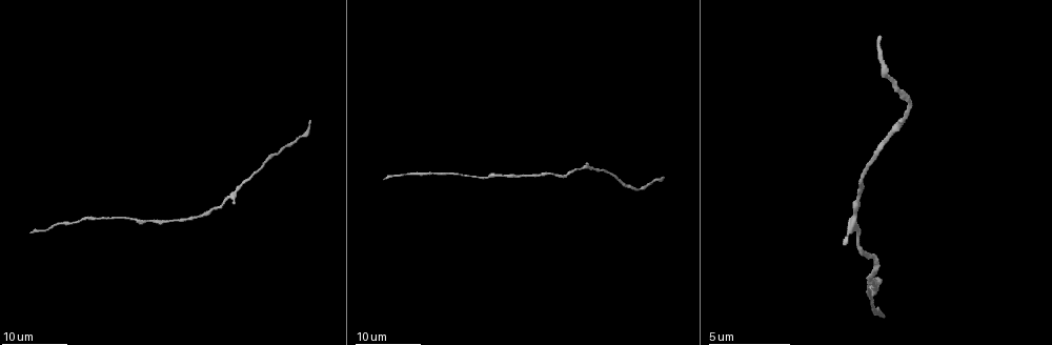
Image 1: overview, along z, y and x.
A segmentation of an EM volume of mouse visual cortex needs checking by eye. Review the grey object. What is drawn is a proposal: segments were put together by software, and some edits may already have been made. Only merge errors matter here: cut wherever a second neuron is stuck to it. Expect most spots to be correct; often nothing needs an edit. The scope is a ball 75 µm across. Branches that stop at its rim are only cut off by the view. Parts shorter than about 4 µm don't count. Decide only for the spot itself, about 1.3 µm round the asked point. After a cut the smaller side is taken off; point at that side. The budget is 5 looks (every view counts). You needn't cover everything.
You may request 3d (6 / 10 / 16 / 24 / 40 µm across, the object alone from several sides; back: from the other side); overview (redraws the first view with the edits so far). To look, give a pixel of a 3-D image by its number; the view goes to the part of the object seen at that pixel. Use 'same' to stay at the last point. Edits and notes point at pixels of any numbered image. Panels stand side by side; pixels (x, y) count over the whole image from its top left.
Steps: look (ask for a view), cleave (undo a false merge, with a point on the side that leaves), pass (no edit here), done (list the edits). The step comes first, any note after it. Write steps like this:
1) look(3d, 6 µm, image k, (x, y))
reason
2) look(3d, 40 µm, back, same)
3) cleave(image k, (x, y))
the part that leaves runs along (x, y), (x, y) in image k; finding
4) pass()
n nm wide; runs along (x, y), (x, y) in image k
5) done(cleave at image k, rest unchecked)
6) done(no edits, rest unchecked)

look(3d, 24 µm, image 1, (278, 151))
thick turns thin

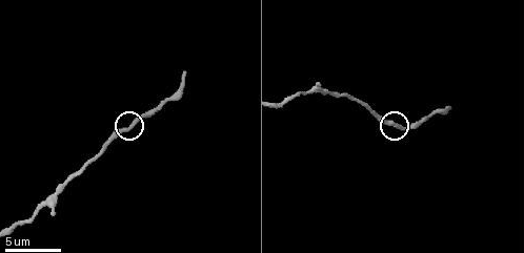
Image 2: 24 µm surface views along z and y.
look(3d, 10 µm, image 2, (129, 126))
zoom in

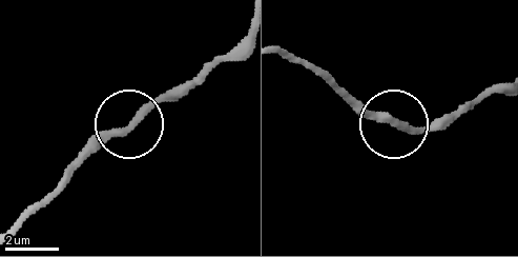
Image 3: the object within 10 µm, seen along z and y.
pass()
260 nm wide; runs along (281, 50), (396, 121), (423, 131), (441, 126) in image 3; one neuron here

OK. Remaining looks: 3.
look(3d, 10 µm, image 2, (61, 188))
thick turns thin

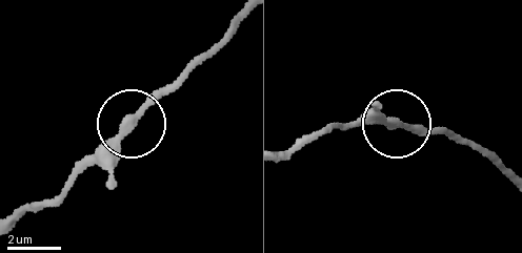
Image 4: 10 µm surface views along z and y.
look(3d, 6 µm, image 4, (395, 120))

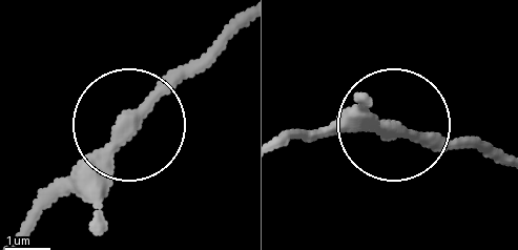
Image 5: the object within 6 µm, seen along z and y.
pass()
all the same neuron

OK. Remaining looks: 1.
done(no edits, rest unchecked)

